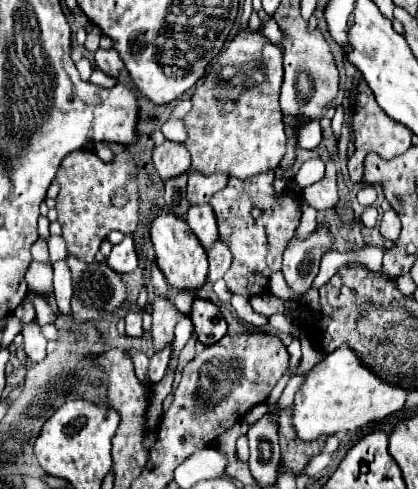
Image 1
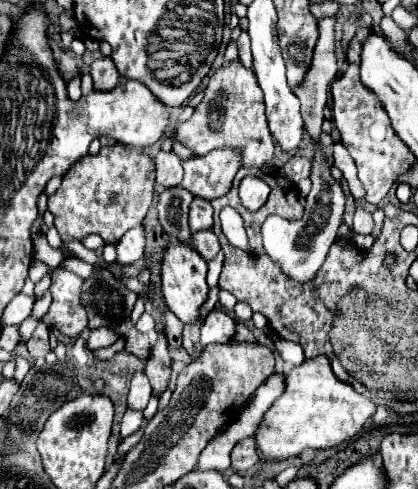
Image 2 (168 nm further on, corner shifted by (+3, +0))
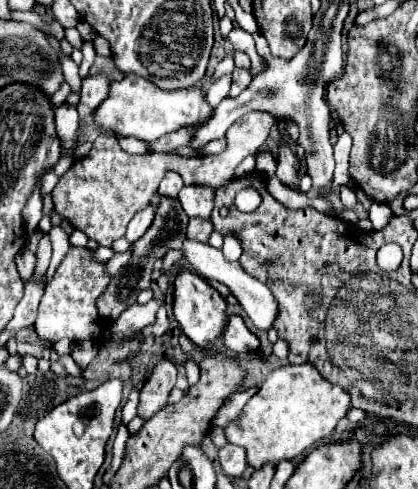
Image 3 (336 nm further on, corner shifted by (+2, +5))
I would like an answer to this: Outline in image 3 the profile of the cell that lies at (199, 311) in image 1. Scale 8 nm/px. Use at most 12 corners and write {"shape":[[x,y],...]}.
{"shape":[[229,316],[221,342],[235,354],[257,350],[241,316]]}

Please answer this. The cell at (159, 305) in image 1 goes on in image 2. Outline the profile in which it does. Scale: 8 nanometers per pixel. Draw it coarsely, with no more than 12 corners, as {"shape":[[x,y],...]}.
{"shape":[[158,337],[146,361],[152,395],[160,397],[170,379],[168,341]]}

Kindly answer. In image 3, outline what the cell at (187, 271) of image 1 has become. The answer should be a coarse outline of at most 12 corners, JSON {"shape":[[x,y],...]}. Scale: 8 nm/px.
{"shape":[[181,270],[173,314],[199,348],[221,338],[225,298]]}

